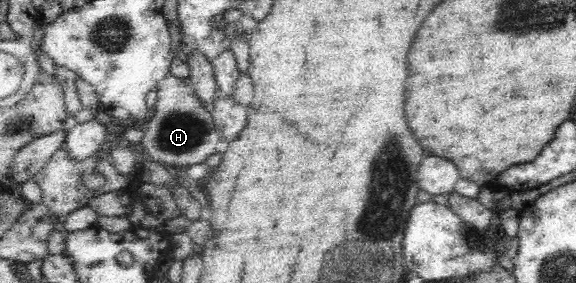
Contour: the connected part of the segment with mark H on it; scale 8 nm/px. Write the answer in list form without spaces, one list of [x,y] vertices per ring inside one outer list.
[[[170,72],[157,83],[156,93],[158,101],[154,106],[154,115],[144,125],[144,137],[141,141],[148,157],[169,168],[202,164],[216,151],[216,145],[222,140],[221,134],[215,128],[211,110],[195,95],[189,79],[176,77]]]

